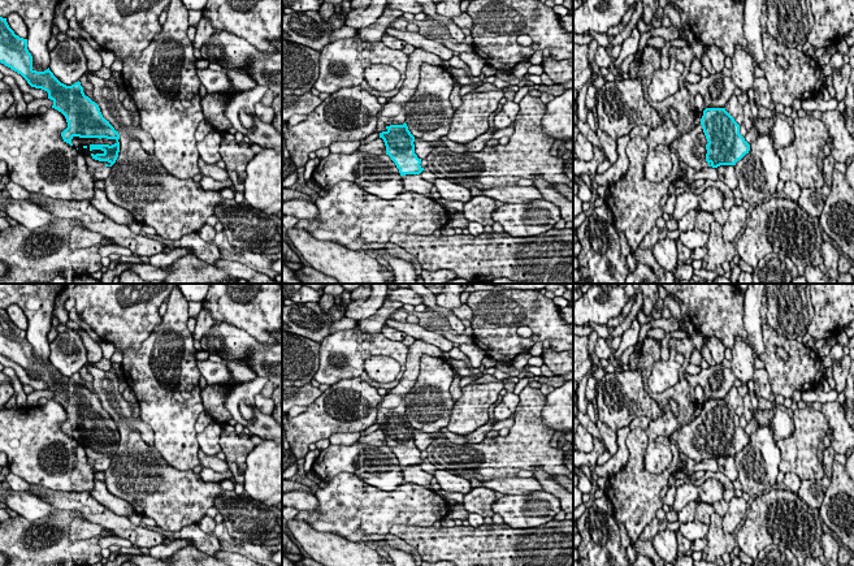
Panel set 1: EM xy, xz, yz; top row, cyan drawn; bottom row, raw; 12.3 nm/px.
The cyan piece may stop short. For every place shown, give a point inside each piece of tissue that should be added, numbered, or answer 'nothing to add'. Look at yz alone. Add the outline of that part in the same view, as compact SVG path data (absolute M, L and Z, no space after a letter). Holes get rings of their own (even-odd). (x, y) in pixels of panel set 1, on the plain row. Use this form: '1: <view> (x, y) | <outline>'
1: yz (690, 440) | M699 415L689 424L675 431L667 438L668 441L673 440L676 442L680 454L685 454L688 458L701 462L708 458L708 454L706 453L707 435L702 416Z

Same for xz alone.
1: xz (393, 404) | M416 340L408 346L406 358L406 371L399 384L390 389L377 406L377 423L387 423L390 416L403 416L406 414L404 397L411 393L420 371L420 359L424 354L443 358L443 351L434 345Z

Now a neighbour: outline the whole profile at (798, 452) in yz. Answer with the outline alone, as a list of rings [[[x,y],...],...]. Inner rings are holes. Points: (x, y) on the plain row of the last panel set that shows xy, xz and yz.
[[[812,406],[797,409],[793,411],[794,431],[788,438],[776,441],[781,453],[781,462],[779,471],[783,474],[793,472],[801,480],[822,480],[825,474],[823,463],[818,458],[819,444],[828,431],[828,419],[822,411],[815,410]]]

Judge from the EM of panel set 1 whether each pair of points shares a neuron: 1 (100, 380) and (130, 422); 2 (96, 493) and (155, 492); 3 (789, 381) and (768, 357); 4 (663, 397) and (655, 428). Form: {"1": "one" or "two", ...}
{"1": "one", "2": "two", "3": "one", "4": "one"}

